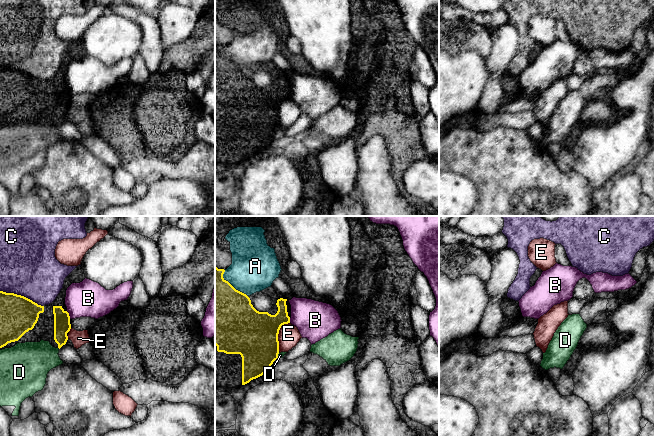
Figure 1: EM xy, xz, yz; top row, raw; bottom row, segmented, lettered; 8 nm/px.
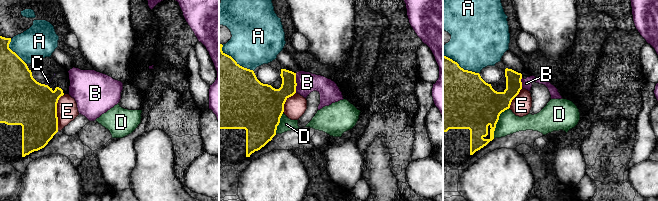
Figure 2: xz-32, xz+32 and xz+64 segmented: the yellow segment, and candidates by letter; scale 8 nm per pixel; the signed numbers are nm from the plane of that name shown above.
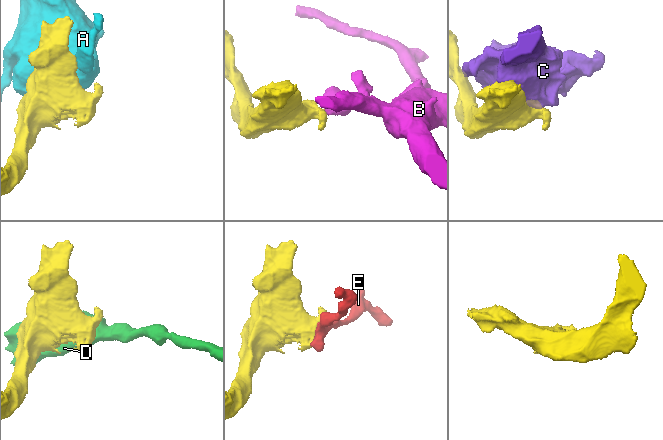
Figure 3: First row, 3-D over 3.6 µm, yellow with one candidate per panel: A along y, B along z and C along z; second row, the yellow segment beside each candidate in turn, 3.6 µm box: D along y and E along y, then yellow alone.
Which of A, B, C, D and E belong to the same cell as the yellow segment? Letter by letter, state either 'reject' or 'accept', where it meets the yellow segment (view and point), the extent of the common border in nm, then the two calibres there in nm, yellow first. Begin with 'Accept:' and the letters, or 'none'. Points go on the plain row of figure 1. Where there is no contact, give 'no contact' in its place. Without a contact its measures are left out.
Accept: none
A: reject; meets yellow in xz at (231, 61); contact 280 nm long; 480 nm thick on the yellow side, 380 nm on the other
B: reject; meets yellow in xy at (68, 91); contact 70 nm long; 140 nm thick on the yellow side, 280 nm on the other
C: reject; meets yellow in xy at (22, 72); contact 380 nm long; 300 nm thick on the yellow side, 460 nm on the other
D: reject; meets yellow in xz at (277, 131); contact 50 nm long; 380 nm thick on the yellow side, 50 nm on the other
E: reject; meets yellow in xz at (277, 111); contact 260 nm long; 380 nm thick on the yellow side, 170 nm on the other

